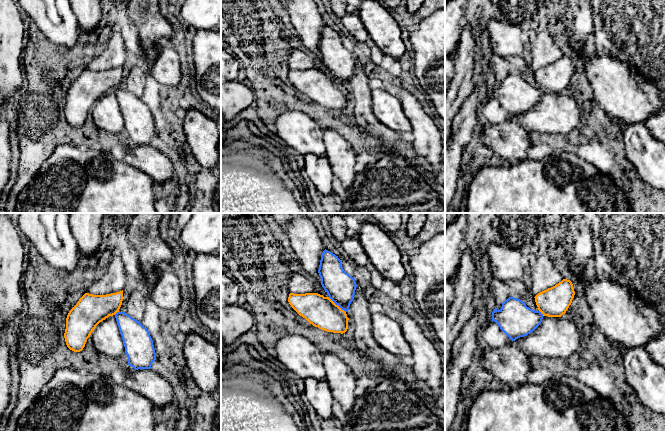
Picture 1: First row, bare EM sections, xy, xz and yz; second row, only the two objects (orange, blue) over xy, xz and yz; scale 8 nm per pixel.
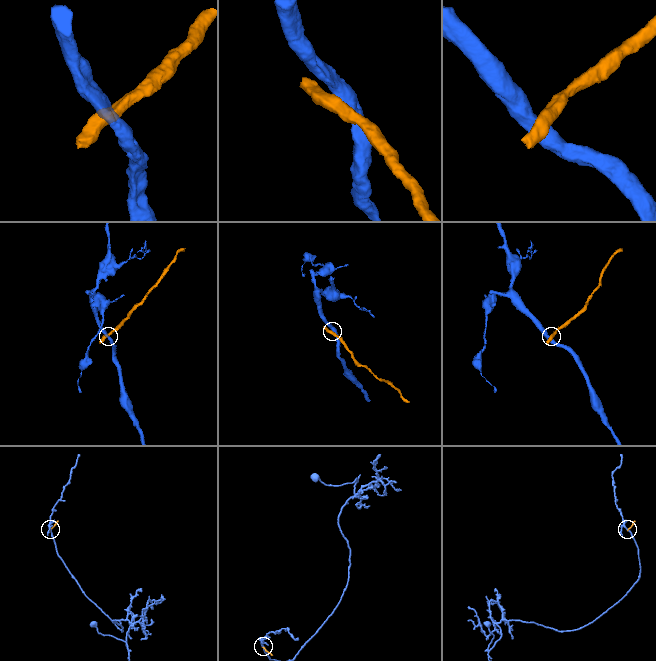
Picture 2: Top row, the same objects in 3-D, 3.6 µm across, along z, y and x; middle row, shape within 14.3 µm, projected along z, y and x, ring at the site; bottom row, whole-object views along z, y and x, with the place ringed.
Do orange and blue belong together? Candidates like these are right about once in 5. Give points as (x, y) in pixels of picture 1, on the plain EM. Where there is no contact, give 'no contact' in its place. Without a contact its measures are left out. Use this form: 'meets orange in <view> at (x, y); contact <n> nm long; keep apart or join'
meets orange in xz at (337, 81); contact 190 nm long; keep apart

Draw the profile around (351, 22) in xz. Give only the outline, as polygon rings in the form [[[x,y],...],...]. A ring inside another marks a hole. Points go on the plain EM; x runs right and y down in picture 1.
[[[357,12],[345,13],[340,20],[341,25],[347,31],[347,35],[349,35],[353,40],[365,43],[369,47],[373,45],[373,42]]]

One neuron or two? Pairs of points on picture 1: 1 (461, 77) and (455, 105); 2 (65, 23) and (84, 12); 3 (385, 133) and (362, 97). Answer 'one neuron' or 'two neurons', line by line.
1: one neuron
2: two neurons
3: one neuron

